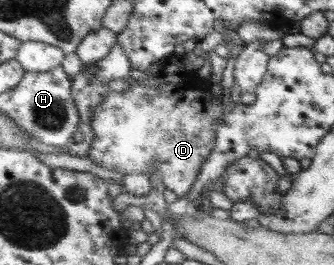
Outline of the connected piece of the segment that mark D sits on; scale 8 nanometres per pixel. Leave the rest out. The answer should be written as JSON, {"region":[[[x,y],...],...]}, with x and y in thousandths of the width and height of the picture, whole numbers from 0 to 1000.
{"region":[[[551,196],[545,211],[521,200],[473,234],[473,275],[458,287],[470,283],[470,291],[485,294],[491,321],[485,321],[482,336],[428,328],[410,313],[401,321],[389,313],[377,340],[329,336],[329,355],[314,370],[314,385],[308,385],[308,392],[293,392],[293,404],[287,404],[287,411],[281,411],[281,426],[275,426],[275,487],[281,487],[284,509],[278,528],[278,558],[272,558],[263,581],[263,596],[287,611],[293,626],[326,642],[362,645],[368,664],[401,653],[437,653],[443,664],[449,664],[455,611],[470,604],[464,638],[473,638],[488,694],[497,702],[497,709],[521,725],[533,747],[563,740],[566,725],[578,713],[581,691],[590,683],[608,619],[629,604],[629,577],[647,551],[653,460],[668,453],[665,438],[671,442],[671,430],[677,434],[680,423],[677,404],[665,400],[665,389],[653,392],[641,366],[629,358],[629,336],[623,336],[623,298],[599,298],[581,283],[581,268],[563,268],[557,257],[551,257],[551,223],[557,219],[560,200],[569,196]]]}

